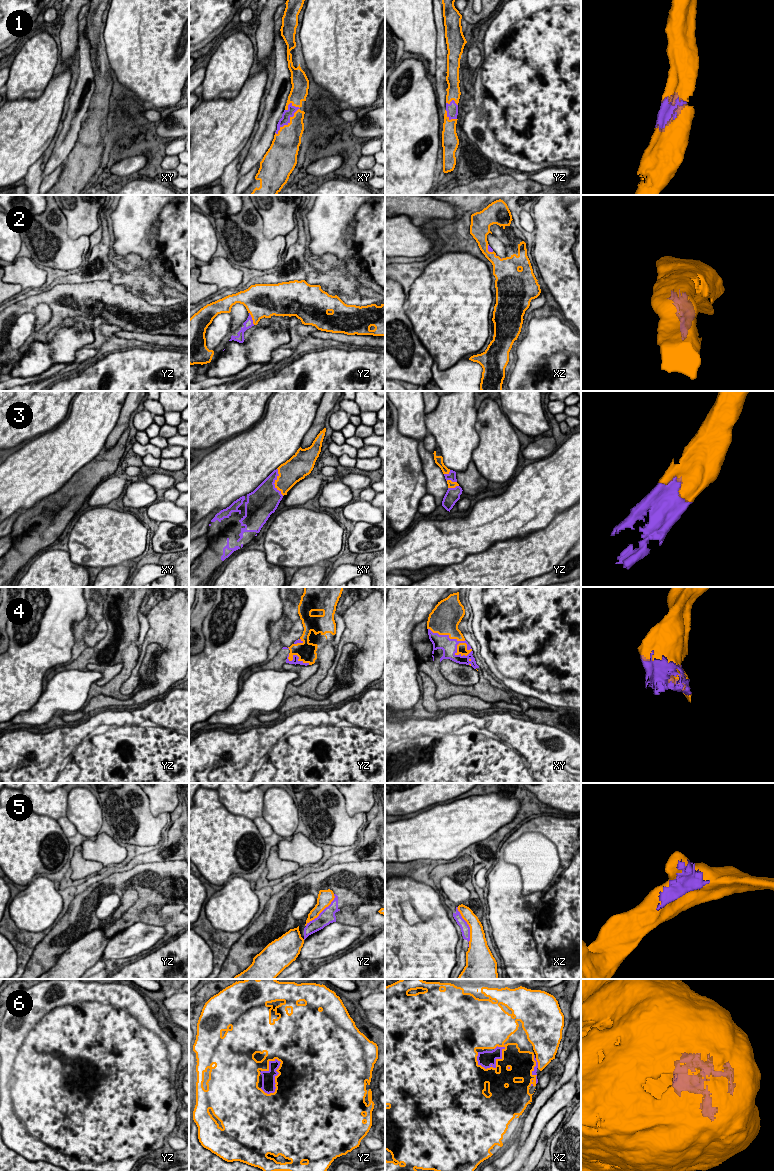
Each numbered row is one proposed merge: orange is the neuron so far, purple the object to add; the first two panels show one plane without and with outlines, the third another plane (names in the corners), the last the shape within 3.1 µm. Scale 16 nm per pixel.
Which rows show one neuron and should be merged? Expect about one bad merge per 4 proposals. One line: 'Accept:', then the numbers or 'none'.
Accept: 1, 2, 3, 4, 6

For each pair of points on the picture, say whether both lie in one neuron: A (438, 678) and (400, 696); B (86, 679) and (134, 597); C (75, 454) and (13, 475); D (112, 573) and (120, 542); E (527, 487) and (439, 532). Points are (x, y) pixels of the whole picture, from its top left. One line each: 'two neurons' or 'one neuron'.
A: two neurons
B: two neurons
C: one neuron
D: two neurons
E: one neuron

